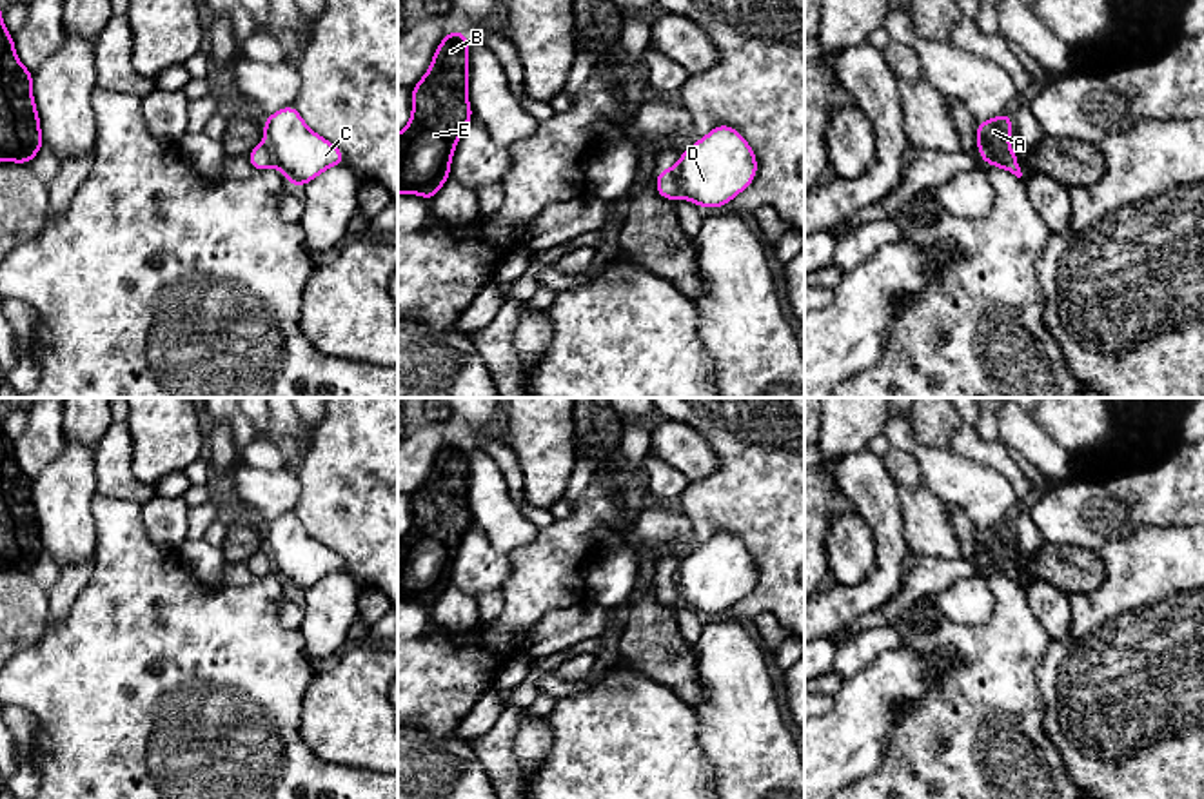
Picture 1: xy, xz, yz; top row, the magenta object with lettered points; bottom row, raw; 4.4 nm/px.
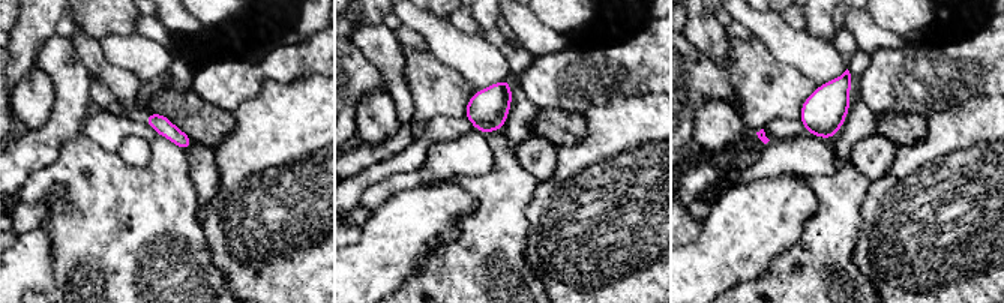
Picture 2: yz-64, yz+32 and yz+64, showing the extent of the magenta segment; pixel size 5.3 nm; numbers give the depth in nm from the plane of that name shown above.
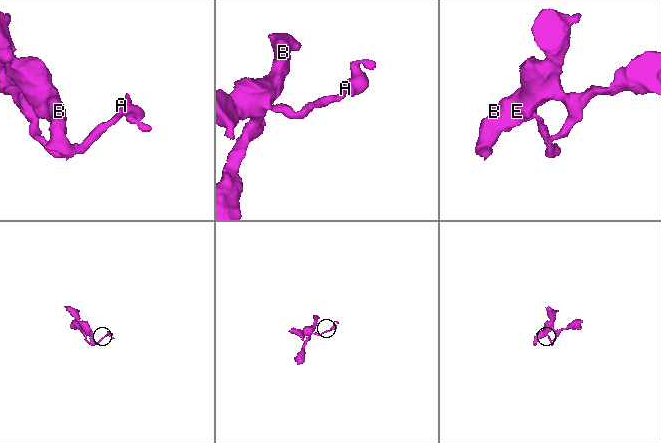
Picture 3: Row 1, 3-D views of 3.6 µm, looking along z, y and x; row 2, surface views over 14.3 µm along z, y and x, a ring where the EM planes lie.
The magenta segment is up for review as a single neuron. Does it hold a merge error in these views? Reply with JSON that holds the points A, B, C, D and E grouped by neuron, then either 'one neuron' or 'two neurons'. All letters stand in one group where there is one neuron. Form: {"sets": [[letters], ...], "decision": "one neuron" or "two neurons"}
{"sets": [["A", "B", "C", "D", "E"]], "decision": "one neuron"}

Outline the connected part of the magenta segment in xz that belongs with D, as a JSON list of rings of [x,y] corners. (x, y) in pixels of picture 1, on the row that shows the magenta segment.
[[[715,125],[686,149],[676,169],[661,169],[656,178],[659,196],[681,196],[699,207],[725,207],[757,174],[757,160],[748,142],[730,125]]]

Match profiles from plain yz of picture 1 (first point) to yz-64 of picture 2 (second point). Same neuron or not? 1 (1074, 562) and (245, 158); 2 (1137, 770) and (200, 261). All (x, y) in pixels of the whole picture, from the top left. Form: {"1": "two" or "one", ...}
{"1": "two", "2": "two"}

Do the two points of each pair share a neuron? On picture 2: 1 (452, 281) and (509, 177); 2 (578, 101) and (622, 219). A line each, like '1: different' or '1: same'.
1: same
2: different

